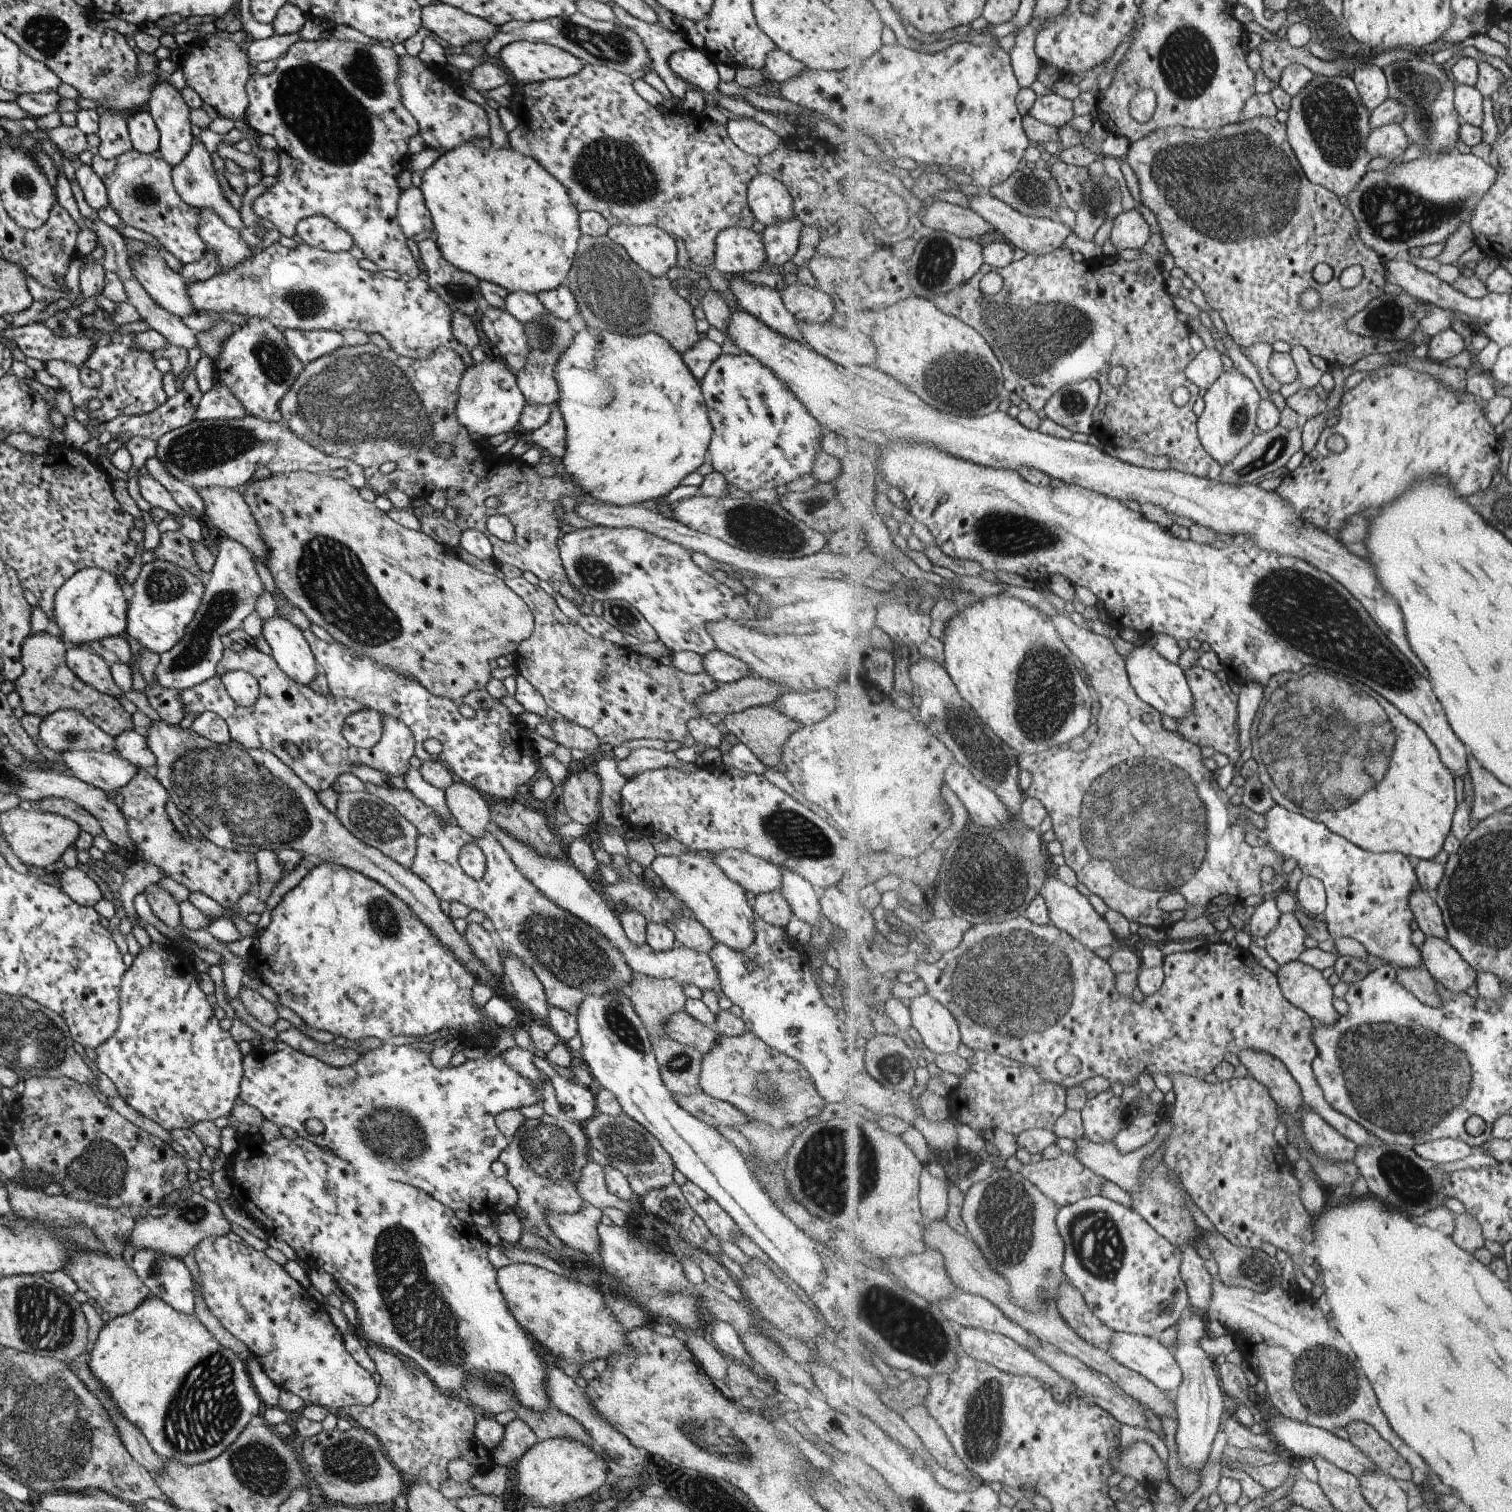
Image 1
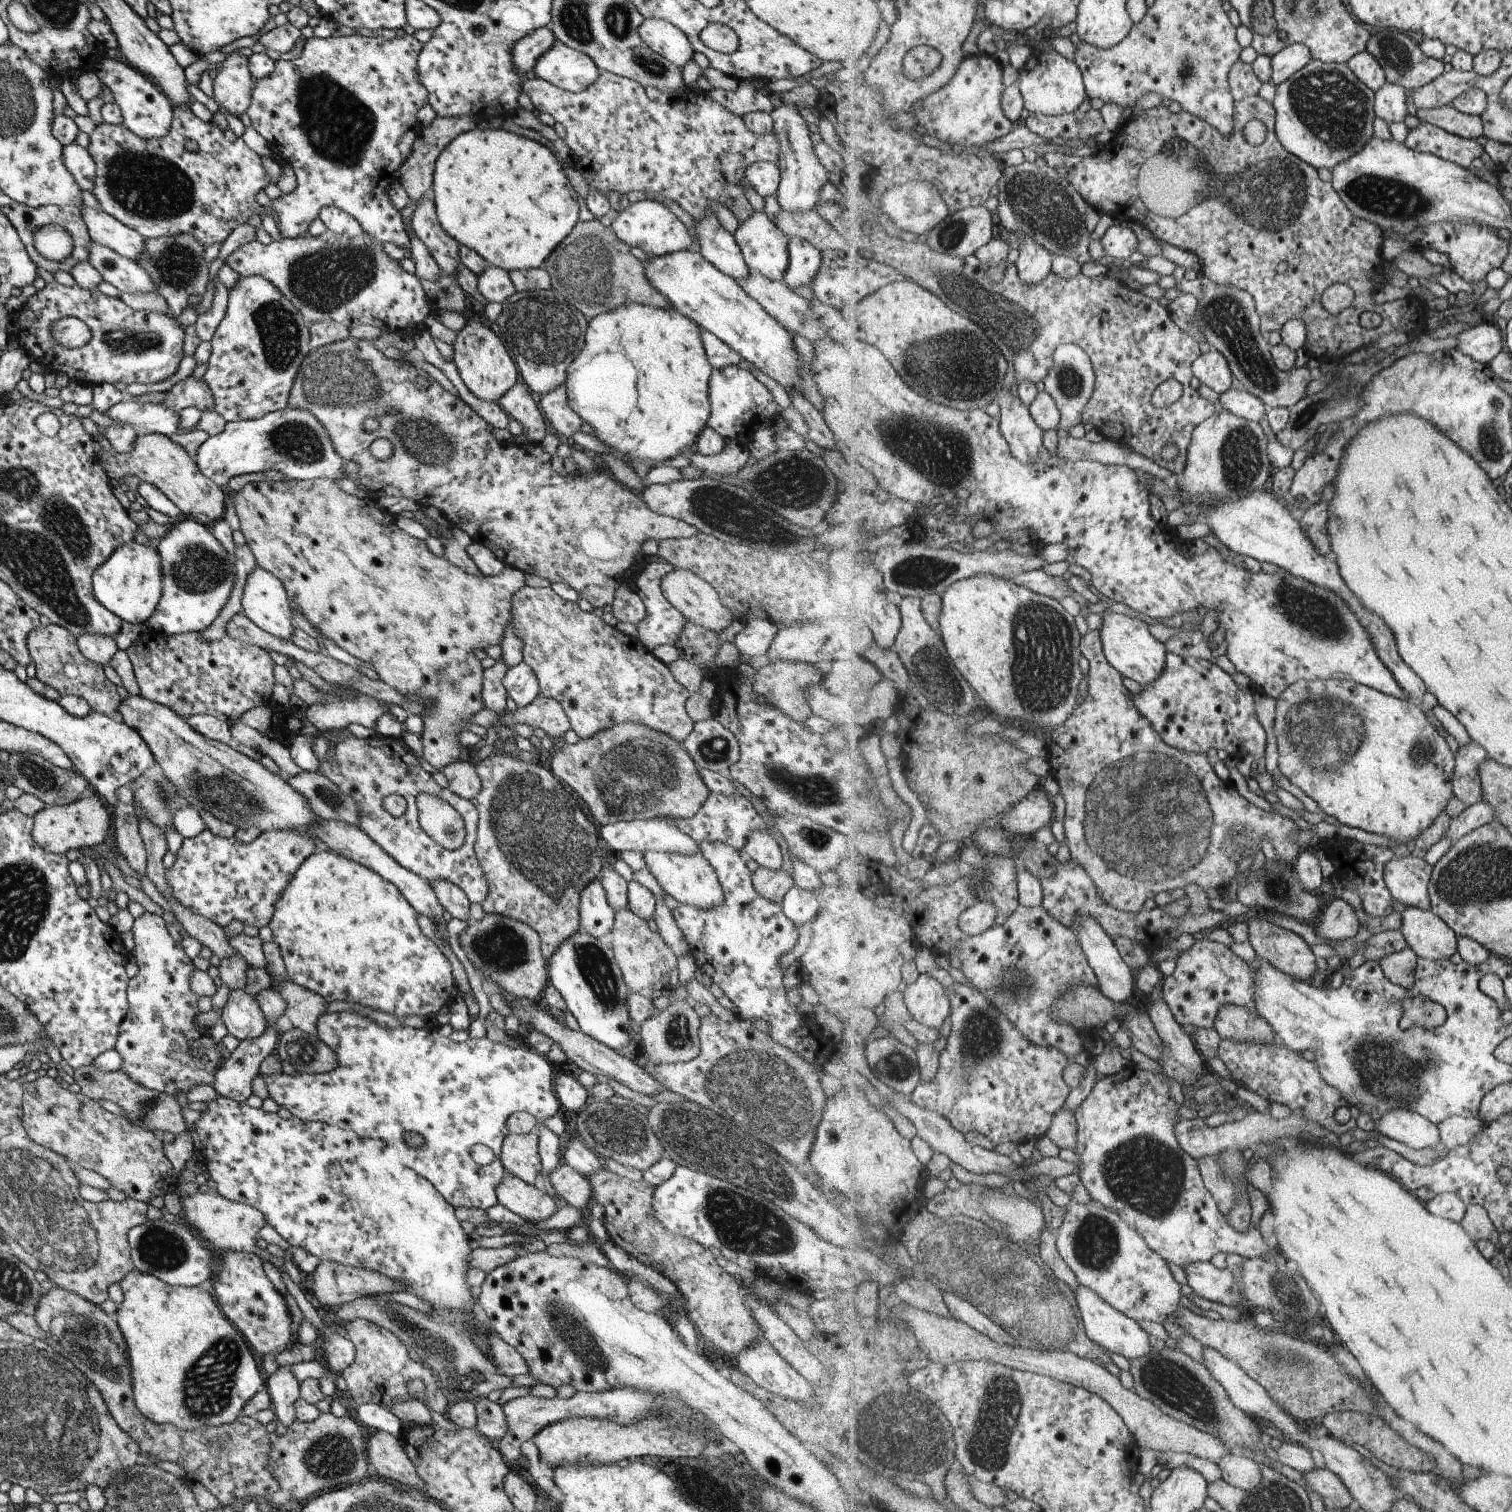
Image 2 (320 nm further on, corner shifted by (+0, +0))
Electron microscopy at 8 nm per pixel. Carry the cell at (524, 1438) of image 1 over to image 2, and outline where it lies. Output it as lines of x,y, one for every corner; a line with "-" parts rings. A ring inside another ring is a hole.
487,1397
476,1398
473,1401
476,1414
476,1429
495,1443
506,1433
506,1420
502,1406

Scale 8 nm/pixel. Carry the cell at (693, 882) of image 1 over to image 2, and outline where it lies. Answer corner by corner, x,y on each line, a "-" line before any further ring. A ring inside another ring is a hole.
642,853
644,865
664,894
669,894
677,902
700,909
717,906
723,900
723,893
716,879
716,872
701,853

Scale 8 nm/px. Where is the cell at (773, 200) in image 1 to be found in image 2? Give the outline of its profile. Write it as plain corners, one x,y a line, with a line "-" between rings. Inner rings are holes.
753,161
743,171
745,180
759,196
775,194
780,179
780,170
776,161

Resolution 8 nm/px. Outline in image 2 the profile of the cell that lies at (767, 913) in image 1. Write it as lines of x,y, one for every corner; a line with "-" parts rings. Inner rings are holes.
762,866
750,873
750,881
759,896
776,903
794,886
792,878
782,869
771,870

